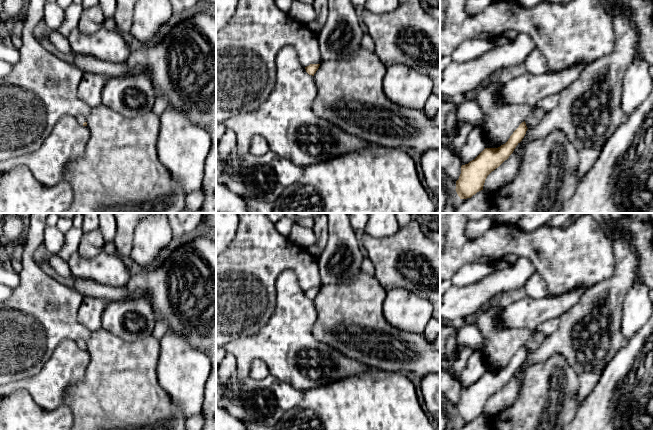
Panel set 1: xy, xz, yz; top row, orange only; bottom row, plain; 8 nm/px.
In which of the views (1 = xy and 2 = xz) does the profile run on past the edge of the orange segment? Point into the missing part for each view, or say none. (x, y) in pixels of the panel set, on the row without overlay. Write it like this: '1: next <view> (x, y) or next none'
1: next xy (81, 343)
2: next none

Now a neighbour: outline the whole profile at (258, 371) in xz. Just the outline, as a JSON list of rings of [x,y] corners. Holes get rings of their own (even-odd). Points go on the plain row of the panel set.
[[[253,360],[250,366],[250,377],[255,380],[260,380],[268,375],[267,367],[258,360]]]

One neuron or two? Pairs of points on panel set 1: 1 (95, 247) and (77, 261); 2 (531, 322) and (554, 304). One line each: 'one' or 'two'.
1: two
2: one

